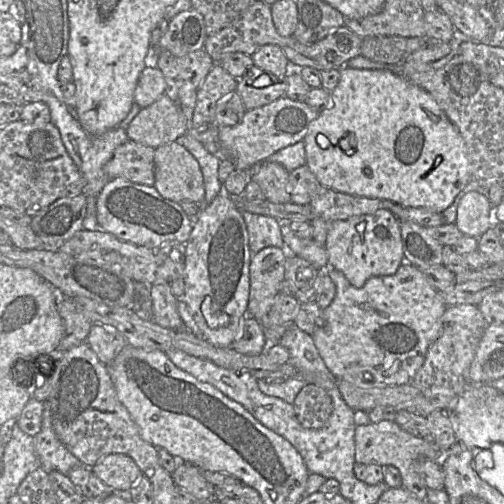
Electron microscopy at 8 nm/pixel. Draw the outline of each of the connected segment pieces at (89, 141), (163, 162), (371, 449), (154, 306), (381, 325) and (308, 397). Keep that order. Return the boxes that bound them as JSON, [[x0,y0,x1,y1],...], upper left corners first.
[[61,127,129,230],[154,141,205,203],[355,421,440,500],[150,282,185,329],[311,262,447,388],[293,383,333,428]]

